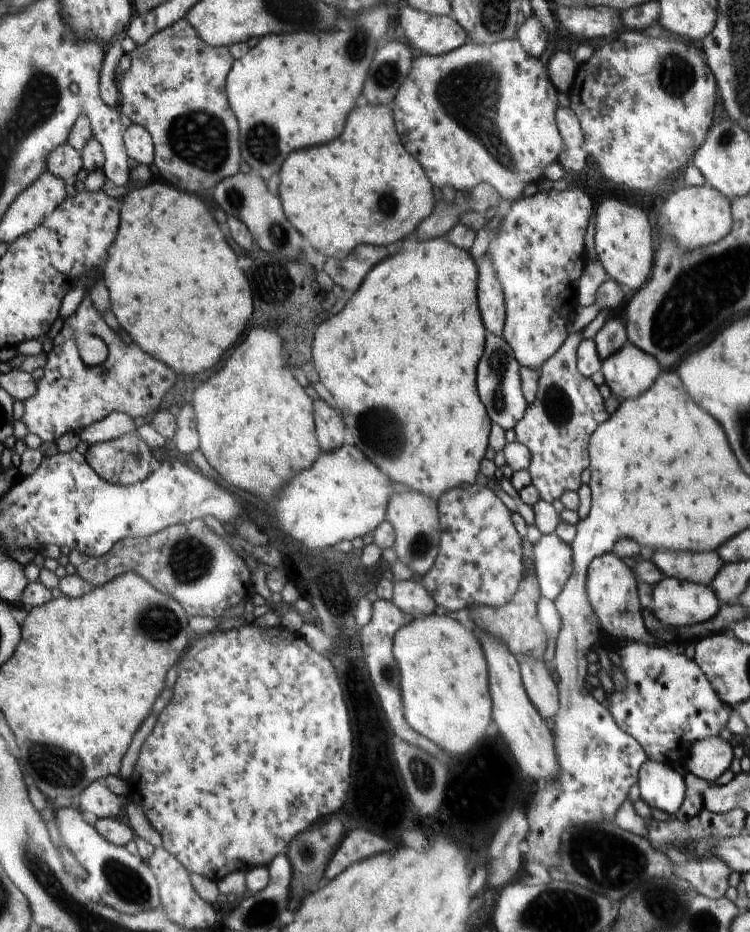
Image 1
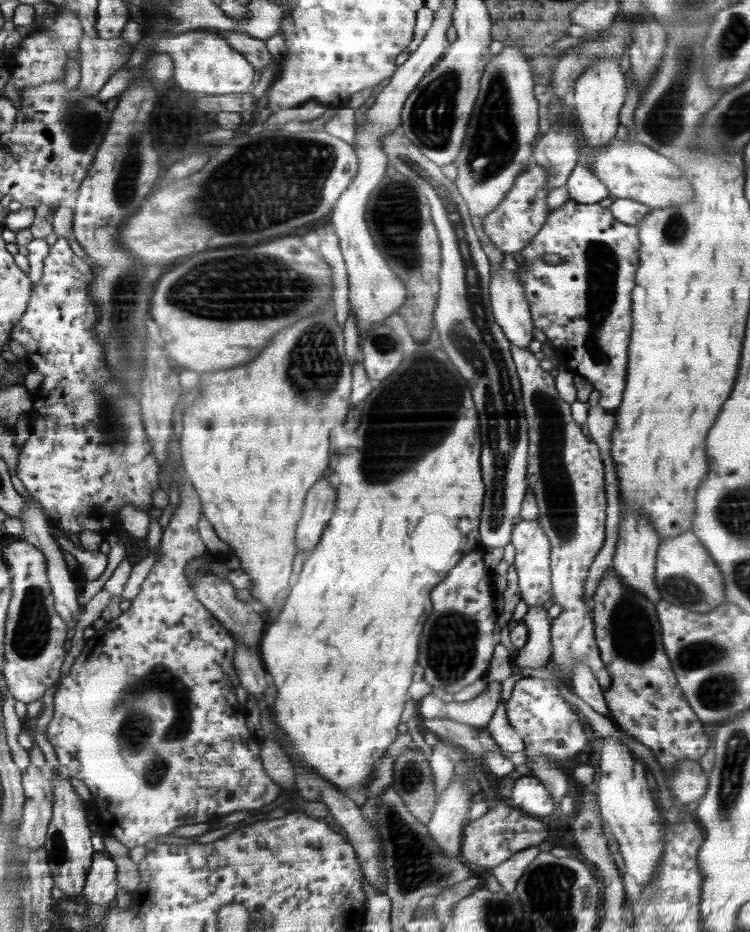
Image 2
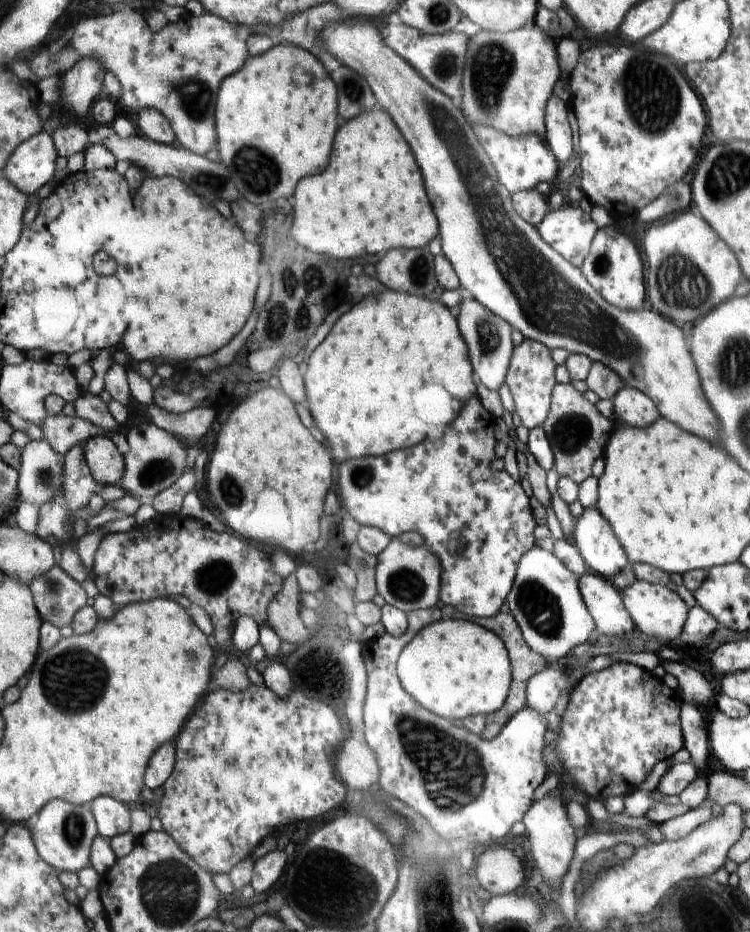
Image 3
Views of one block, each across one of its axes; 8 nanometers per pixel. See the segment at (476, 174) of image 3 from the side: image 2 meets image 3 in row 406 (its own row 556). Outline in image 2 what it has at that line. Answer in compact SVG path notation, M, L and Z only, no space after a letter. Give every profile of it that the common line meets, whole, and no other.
M693 532L661 539L656 552L655 583L660 598L700 614L723 606L724 578L707 548Z

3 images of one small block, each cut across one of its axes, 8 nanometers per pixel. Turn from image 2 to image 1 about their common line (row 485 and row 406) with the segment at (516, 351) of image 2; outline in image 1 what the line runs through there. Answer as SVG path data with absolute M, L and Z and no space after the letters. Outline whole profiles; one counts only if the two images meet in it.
M582 331L568 334L558 348L538 369L539 379L534 402L528 405L522 420L514 428L516 441L530 450L532 460L527 470L540 499L554 502L567 491L580 488L580 474L588 466L588 438L600 424L610 418L596 384L578 368L578 348Z

